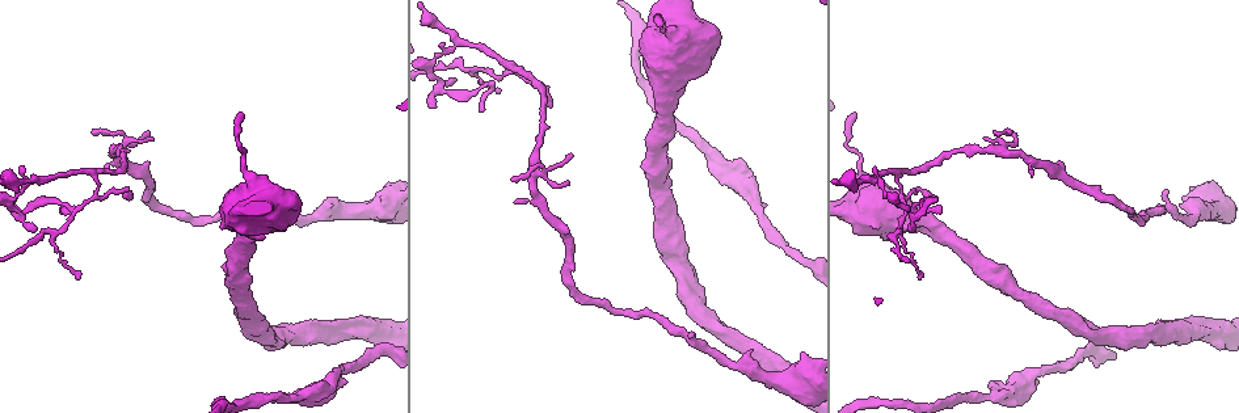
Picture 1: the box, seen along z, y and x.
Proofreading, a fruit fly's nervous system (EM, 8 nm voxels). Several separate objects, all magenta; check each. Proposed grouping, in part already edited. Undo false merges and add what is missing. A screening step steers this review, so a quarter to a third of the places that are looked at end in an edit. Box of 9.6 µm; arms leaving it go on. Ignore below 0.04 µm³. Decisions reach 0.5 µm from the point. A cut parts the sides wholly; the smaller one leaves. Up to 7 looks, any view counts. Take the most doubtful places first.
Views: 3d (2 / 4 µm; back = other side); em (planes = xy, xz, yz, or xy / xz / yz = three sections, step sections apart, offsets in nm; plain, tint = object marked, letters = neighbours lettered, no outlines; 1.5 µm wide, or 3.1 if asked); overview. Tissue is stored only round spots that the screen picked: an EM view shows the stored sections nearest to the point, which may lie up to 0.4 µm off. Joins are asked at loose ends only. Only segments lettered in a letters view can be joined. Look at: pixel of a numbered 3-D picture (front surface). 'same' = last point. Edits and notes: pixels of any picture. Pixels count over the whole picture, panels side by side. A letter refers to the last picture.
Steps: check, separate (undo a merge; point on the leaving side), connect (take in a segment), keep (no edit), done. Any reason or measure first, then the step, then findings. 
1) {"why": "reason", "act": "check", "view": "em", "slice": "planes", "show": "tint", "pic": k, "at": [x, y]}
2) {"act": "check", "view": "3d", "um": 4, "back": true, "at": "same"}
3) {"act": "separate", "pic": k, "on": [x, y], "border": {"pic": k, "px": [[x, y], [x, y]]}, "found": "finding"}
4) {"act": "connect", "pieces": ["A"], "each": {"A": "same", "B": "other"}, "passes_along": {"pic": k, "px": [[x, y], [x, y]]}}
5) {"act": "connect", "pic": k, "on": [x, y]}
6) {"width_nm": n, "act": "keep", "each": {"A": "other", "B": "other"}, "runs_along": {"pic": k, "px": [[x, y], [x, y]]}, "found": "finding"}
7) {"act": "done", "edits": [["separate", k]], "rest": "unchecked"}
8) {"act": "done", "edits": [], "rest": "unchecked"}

{"why": "three arms meet", "act": "check", "view": "em", "slice": "xz", "step": 8, "show": "tint", "pic": 1, "at": [95, 172]}

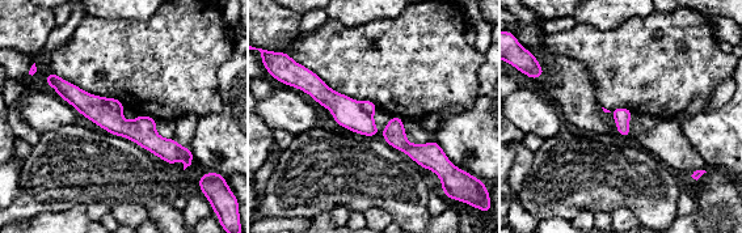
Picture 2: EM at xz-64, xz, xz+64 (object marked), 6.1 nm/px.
{"why": "cut it another way", "act": "check", "view": "em", "slice": "planes", "show": "letters", "at": "same"}

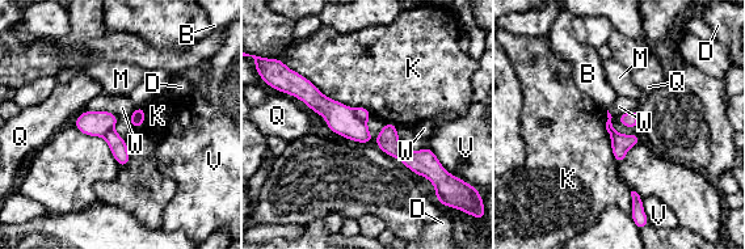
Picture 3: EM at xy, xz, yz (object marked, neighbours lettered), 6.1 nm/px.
{"act": "separate", "pic": 3, "on": [363, 114], "each": {"B": "other", "D": "other", "K": "other", "M": "other", "Q": "other", "V": "other", "W": "other"}, "border": {"pic": 3, "px": [[353, 109], [354, 114], [365, 122]]}, "found": "a second neuron is stuck on"}

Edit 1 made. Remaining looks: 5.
{"why": "see it whole again", "act": "check", "view": "overview"}

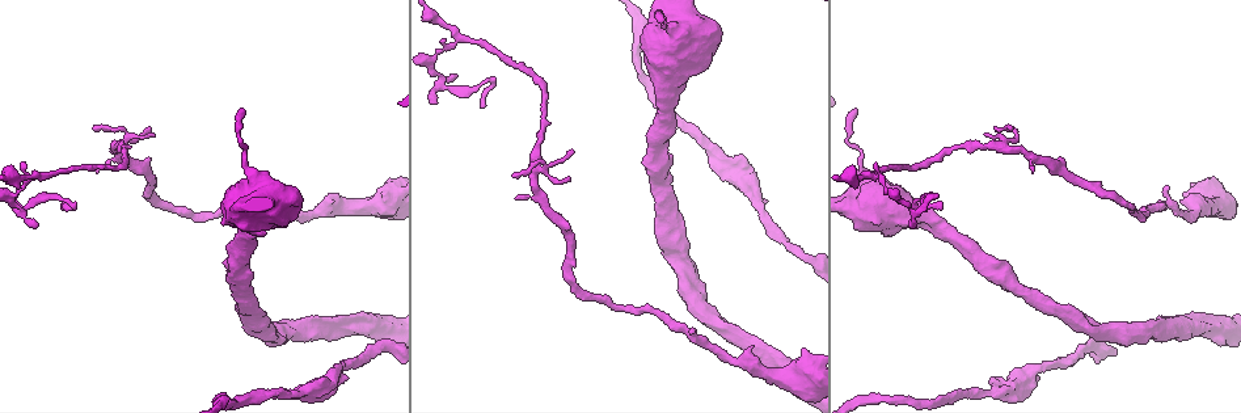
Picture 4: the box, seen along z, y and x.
{"why": "branch stops here", "act": "check", "view": "3d", "um": 2, "pic": 4, "at": [323, 381]}

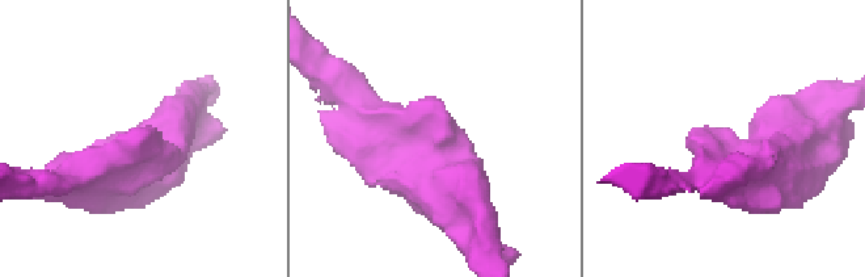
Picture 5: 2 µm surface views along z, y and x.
{"why": "now the EM", "act": "check", "view": "em", "slice": "planes", "show": "letters", "pic": 5, "at": [142, 136]}

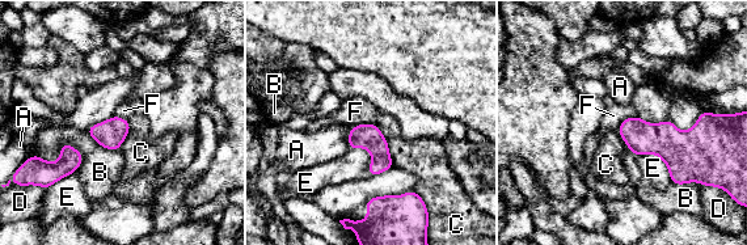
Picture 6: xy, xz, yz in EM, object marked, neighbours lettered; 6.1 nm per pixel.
{"width_nm": 150, "act": "keep", "each": {"A": "other", "B": "other", "C": "other", "D": "other", "E": "other", "F": "other"}, "border": {"pic": 6, "px": [[634, 153], [657, 155], [671, 182]]}, "found": "no lettered segment goes on from it"}

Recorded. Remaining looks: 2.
{"why": "tapers out", "act": "check", "view": "3d", "um": 2, "pic": 4, "at": [857, 112]}

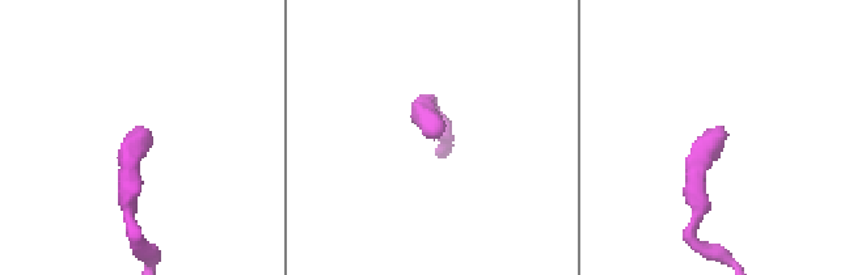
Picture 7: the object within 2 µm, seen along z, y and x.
{"act": "check", "view": "em", "slice": "planes", "show": "letters", "pic": 7, "at": [131, 135]}

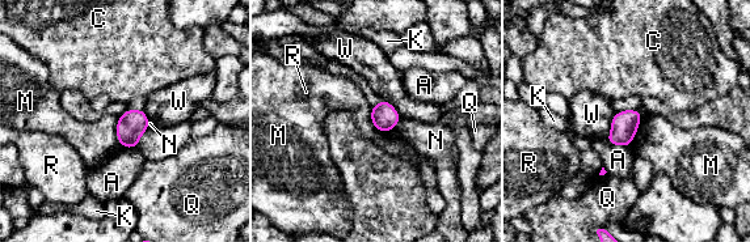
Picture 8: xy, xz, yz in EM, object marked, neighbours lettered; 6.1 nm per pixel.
{"act": "keep", "each": {"A": "other", "C": "other", "K": "other", "M": "other", "N": "other", "Q": "other", "R": "other", "W": "other"}, "border": {"pic": 8, "px": [[370, 109], [371, 123], [388, 132]]}, "found": "none of them fits"}

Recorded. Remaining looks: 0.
{"act": "done", "edits": [["separate", 3]], "rest": "unchecked"}

